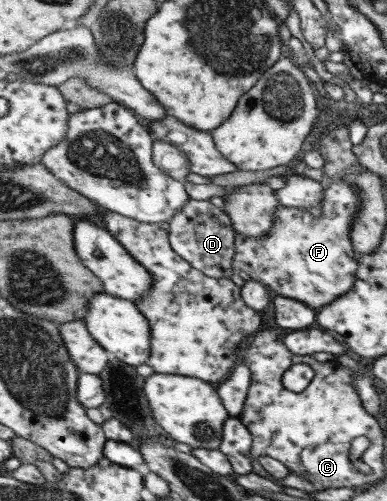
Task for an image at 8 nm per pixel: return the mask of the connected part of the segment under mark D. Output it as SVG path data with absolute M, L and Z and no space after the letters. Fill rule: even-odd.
M208 200L187 202L187 210L181 209L179 214L169 222L169 238L173 250L180 254L193 267L202 270L212 278L233 278L236 271L233 259L236 255L236 236L238 233L232 224L232 218L225 210L217 208Z

